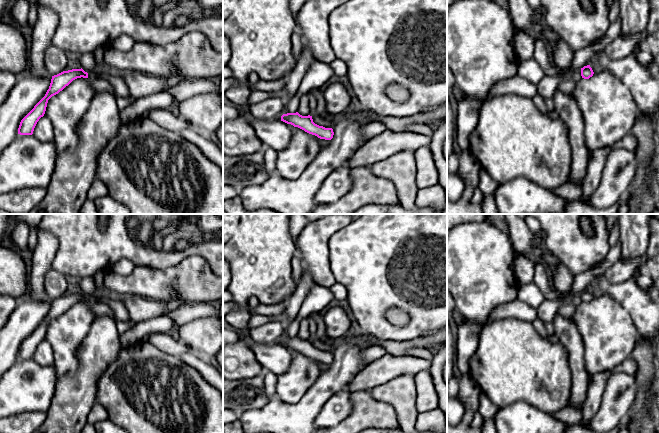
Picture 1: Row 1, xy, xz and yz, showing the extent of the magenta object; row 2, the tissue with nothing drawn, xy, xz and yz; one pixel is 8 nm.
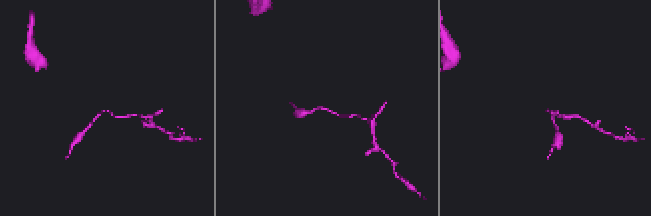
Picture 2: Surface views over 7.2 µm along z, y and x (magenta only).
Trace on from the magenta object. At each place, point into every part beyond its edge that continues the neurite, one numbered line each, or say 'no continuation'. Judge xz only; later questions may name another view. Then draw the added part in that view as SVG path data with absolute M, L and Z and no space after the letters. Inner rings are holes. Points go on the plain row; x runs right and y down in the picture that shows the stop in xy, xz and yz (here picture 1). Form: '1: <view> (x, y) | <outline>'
no continuation

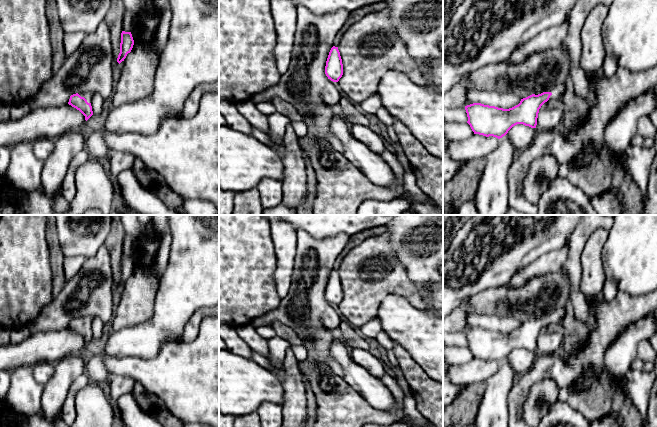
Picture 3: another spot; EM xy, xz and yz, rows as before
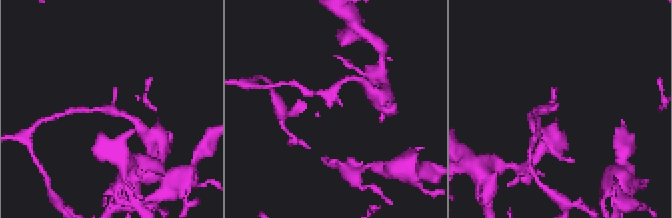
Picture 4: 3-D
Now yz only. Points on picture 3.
1: yz (557, 314) | M557 308L545 316L551 316L552 317L552 319L550 320L549 323L560 323L564 314L565 314L565 310L563 308Z

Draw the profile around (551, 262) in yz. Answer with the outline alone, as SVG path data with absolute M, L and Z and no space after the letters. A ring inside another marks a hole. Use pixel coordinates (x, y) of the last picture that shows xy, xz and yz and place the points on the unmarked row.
M568 247L551 251L540 256L533 263L519 269L509 280L507 285L511 289L519 288L529 279L560 271L564 266L568 255Z

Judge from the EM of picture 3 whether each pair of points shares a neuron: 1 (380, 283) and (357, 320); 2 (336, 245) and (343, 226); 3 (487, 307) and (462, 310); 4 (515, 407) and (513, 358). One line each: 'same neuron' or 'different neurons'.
1: same neuron
2: different neurons
3: same neuron
4: different neurons

